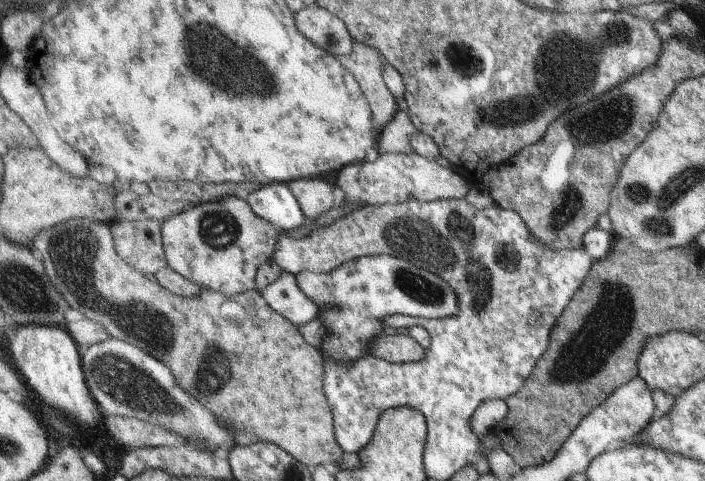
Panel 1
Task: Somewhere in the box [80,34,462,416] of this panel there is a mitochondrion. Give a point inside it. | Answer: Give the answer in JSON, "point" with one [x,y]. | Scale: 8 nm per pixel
{"point":[426,290]}

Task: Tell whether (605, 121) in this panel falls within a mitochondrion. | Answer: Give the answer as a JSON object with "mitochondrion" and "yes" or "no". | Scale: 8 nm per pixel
{"mitochondrion":"yes"}

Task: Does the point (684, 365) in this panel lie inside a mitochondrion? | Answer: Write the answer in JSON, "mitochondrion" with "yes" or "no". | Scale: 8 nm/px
{"mitochondrion":"no"}

